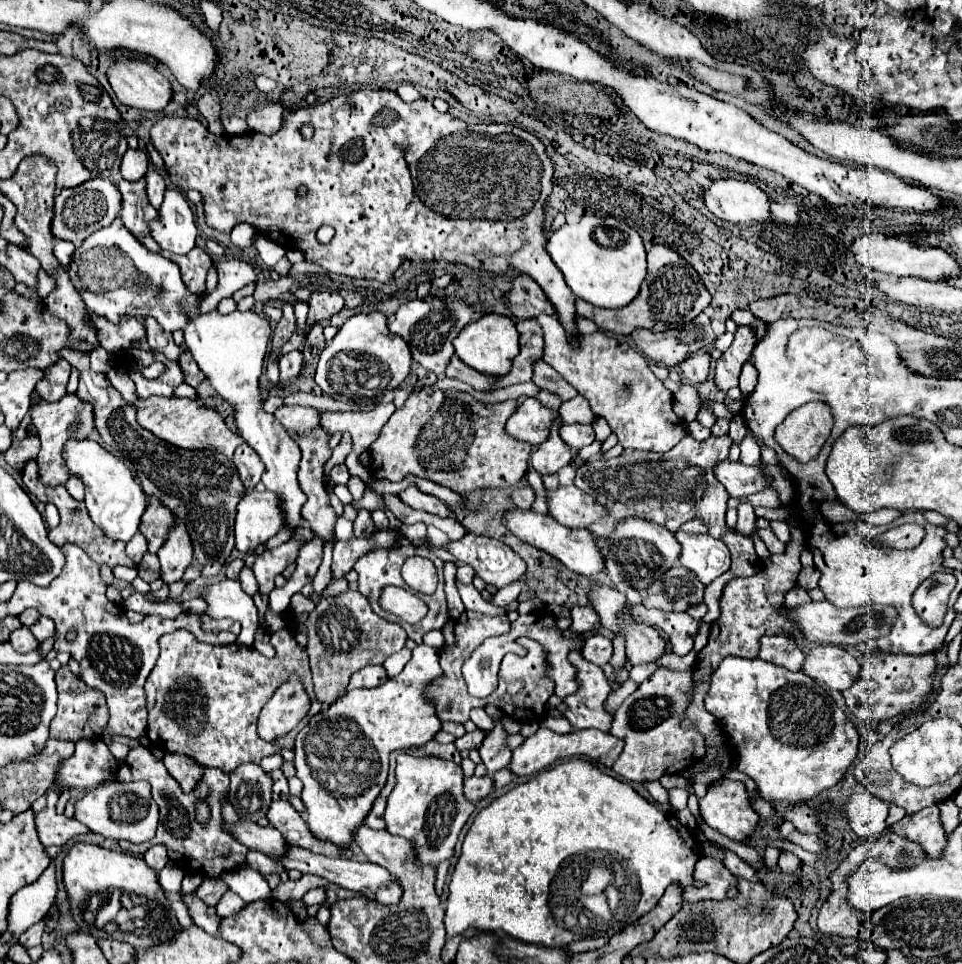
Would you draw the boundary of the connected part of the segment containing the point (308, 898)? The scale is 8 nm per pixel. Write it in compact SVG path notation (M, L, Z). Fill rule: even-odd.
M319 887L319 889L311 889L311 891L307 891L307 893L305 893L305 897L303 897L303 901L305 901L305 905L313 905L313 903L323 905L323 903L327 901L325 887Z

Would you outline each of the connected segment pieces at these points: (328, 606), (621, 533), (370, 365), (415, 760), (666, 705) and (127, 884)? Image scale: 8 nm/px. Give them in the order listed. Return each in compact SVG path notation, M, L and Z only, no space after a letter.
M345 591L335 597L323 597L307 619L309 627L309 663L313 673L313 685L317 699L327 707L347 687L349 677L371 663L383 663L391 653L405 647L407 633L399 623L391 623L379 617L367 599L359 591Z
M635 517L617 521L613 533L607 539L597 537L595 545L599 547L599 551L605 559L605 569L607 569L609 579L613 581L613 585L619 585L623 581L637 591L647 589L653 583L653 579L657 579L669 567L673 567L679 557L679 543L671 531L667 531L665 527L659 527L651 521L635 519Z
M381 311L357 313L339 327L337 335L323 349L315 371L315 383L323 393L329 393L335 399L343 397L345 401L353 403L369 403L377 399L383 389L397 389L409 375L409 367L411 351L401 337L393 335L387 329L387 317Z
M399 753L395 773L397 785L389 795L385 809L387 831L415 843L419 859L437 867L441 861L453 855L457 837L475 809L473 803L463 799L463 771L461 767L455 767L455 763L447 763L443 759L413 757L407 753Z
M659 667L647 681L639 685L639 689L633 695L629 695L621 703L621 707L613 715L613 725L611 725L611 735L625 741L623 753L617 757L617 761L611 767L617 775L621 775L627 781L651 781L651 779L657 781L661 775L679 773L685 767L691 767L693 763L705 757L705 737L699 735L697 731L687 731L681 727L685 709L691 703L689 699L691 687L693 687L691 671L671 671L667 667Z
M75 843L63 857L63 885L67 891L67 901L71 905L71 915L73 919L81 925L87 927L83 921L83 907L87 905L87 899L93 893L101 893L107 889L119 889L131 895L147 897L157 903L161 903L165 909L169 909L169 901L163 895L161 885L157 883L157 871L151 869L141 857L135 857L131 853L119 853L111 849L103 849L99 845L91 843Z

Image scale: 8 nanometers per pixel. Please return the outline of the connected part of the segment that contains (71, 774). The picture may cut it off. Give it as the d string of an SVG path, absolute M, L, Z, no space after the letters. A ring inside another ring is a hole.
M81 739L75 743L75 753L57 767L53 789L57 793L67 789L93 789L113 773L115 757L109 753L107 745L103 741L87 743Z

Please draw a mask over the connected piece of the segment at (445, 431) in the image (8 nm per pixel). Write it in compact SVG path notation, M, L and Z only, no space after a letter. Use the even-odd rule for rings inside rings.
M415 391L385 423L379 439L371 445L371 457L375 457L375 465L379 463L379 475L389 481L403 481L407 473L413 473L455 493L483 487L483 483L487 487L491 483L495 487L521 485L529 461L529 443L513 439L511 453L511 435L505 431L505 423L515 409L517 401L511 409L511 401L483 405L461 391Z

